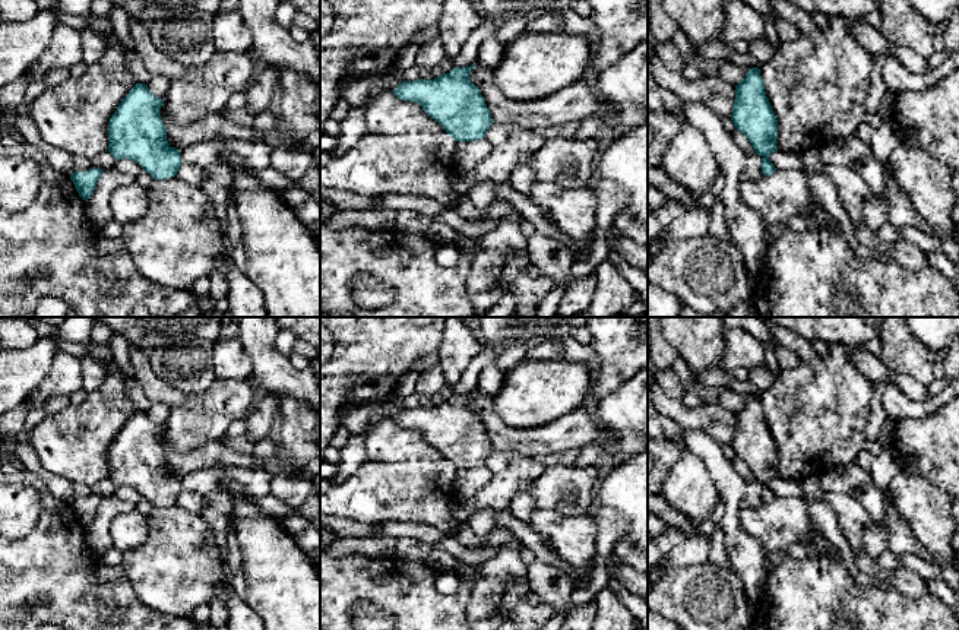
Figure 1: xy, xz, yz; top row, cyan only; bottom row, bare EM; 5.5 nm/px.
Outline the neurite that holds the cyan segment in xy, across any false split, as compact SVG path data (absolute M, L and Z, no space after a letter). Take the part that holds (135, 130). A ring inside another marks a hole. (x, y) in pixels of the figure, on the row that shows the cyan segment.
M136 83L108 123L108 152L115 159L133 159L155 180L175 177L180 151L171 148L159 115L164 105L145 83Z

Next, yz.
M748 69L746 77L735 86L735 99L731 120L762 155L763 175L772 175L776 168L769 155L776 152L778 120L765 92L760 69Z

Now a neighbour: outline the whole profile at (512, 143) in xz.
M509 121L493 123L485 139L493 148L491 153L472 170L456 167L450 177L452 191L458 197L466 196L472 187L485 181L507 183L513 170L547 142L532 130Z

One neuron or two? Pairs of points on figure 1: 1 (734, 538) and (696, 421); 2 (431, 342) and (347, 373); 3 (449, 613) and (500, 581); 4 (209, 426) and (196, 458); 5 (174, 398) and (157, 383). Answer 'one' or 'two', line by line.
1: two
2: one
3: two
4: two
5: one

